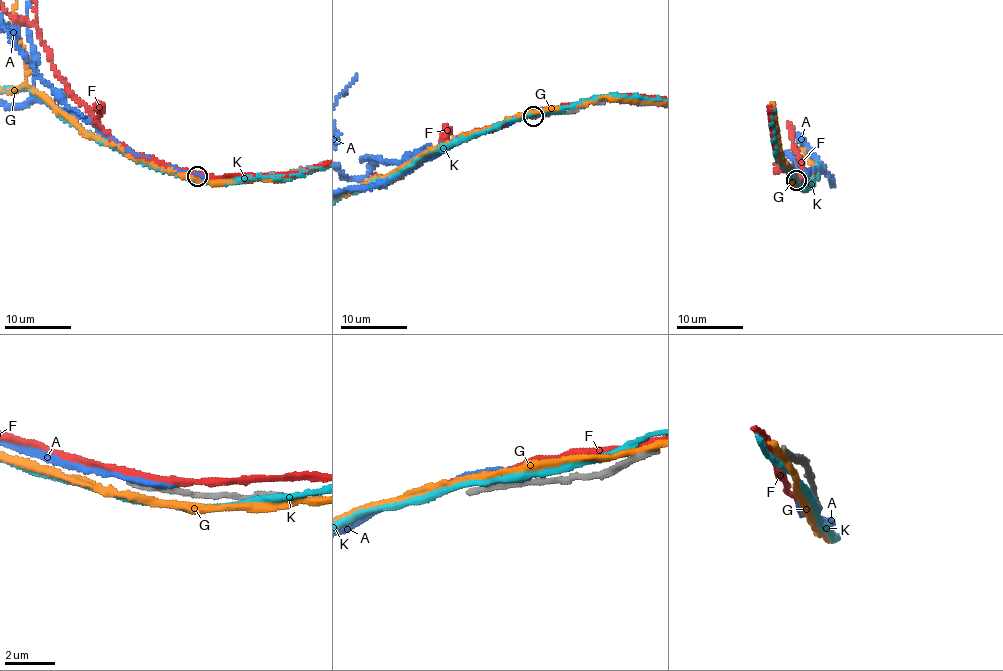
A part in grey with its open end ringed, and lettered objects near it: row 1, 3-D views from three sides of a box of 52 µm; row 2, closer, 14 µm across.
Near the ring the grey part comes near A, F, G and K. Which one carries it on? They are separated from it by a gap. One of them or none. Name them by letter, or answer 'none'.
none

